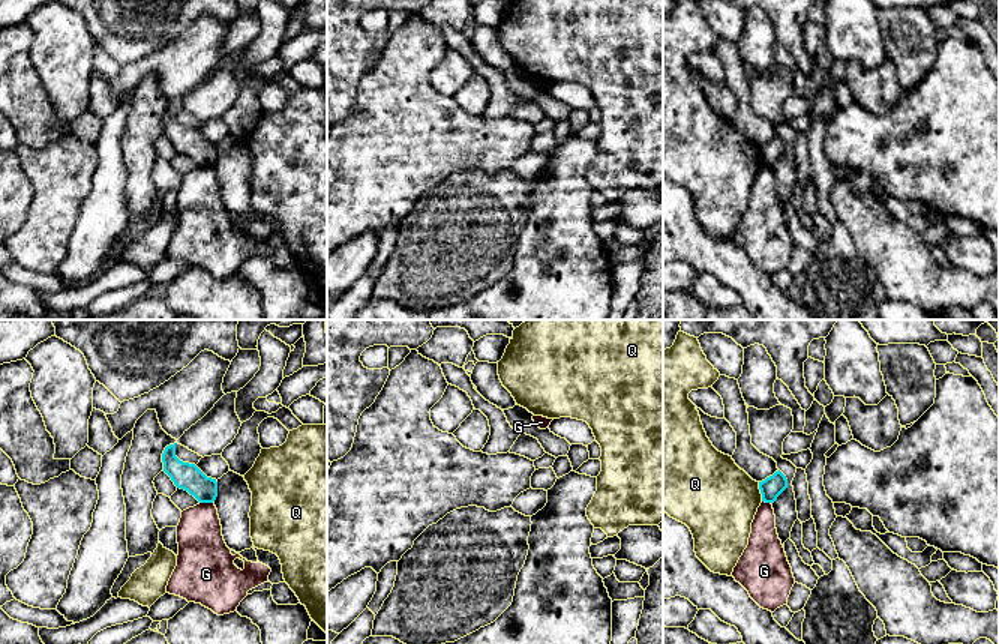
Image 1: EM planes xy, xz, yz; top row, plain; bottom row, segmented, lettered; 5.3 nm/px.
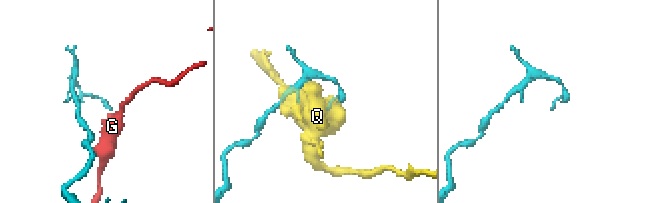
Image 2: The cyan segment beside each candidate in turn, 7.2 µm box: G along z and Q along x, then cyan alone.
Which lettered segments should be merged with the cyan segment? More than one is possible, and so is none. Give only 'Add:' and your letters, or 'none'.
Add: none

